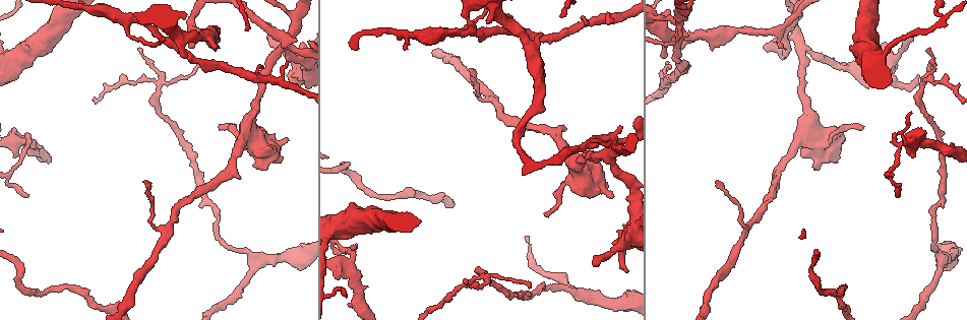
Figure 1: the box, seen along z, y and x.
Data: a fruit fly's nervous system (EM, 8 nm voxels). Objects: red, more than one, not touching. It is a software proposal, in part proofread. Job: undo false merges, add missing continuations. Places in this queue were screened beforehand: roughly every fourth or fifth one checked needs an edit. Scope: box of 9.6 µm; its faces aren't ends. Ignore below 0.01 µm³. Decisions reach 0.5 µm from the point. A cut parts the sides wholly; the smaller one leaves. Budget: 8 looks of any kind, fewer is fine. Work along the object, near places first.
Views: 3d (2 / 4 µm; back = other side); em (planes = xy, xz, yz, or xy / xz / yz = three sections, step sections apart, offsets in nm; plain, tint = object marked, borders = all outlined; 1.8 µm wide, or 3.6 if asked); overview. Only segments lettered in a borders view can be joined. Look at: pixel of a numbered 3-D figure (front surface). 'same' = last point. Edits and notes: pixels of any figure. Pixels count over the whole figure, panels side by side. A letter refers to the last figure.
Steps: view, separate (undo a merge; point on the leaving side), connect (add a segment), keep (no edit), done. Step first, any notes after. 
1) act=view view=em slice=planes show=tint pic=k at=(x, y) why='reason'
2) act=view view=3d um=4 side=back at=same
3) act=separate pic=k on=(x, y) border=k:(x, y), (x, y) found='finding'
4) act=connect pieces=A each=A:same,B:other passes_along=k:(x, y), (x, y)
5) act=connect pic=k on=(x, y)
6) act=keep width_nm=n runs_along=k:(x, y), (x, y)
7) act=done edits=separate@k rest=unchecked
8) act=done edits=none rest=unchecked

act=view view=3d um=4 pic=1 at=(484, 275) why='abrupt turn'

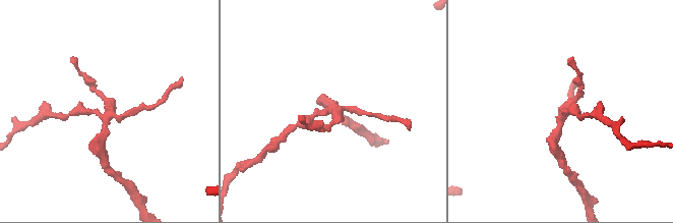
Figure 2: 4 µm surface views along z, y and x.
act=view view=em slice=xz step=4 show=tint pic=2 at=(334, 109)

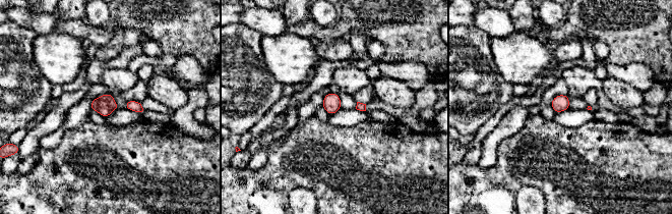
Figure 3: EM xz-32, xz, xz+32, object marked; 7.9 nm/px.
act=view view=em slice=planes show=borders at=same why='another direction'

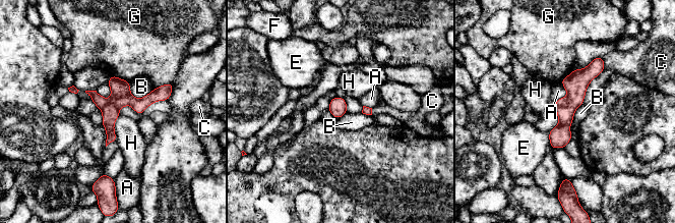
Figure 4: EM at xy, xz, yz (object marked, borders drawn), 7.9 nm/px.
act=separate pic=4 on=(139, 105) each=A:other,B:other,C:other,E:other,F:other,G:other,H:other part_leaving=4:(169, 87), (144, 102), (117, 103) found='a second neuron is stuck on'

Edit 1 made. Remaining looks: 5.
act=view view=overview

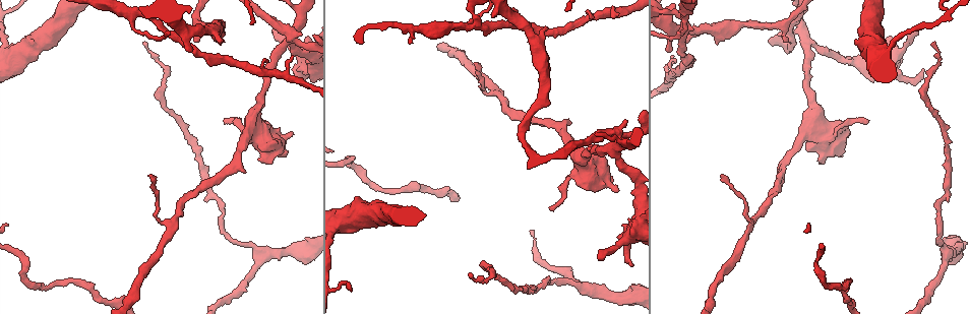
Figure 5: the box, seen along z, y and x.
act=view view=em um=3.6 slice=xy step=8 show=tint pic=5 at=(585, 173) why='two arms at a narrow angle'

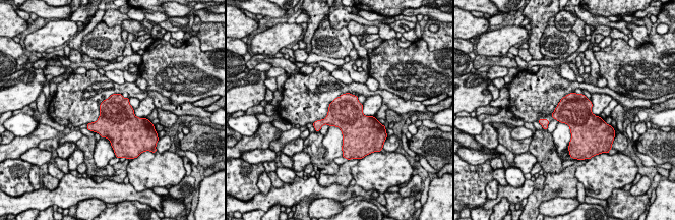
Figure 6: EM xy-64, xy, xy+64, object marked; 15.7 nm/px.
act=view view=em um=3.6 slice=planes show=borders at=same

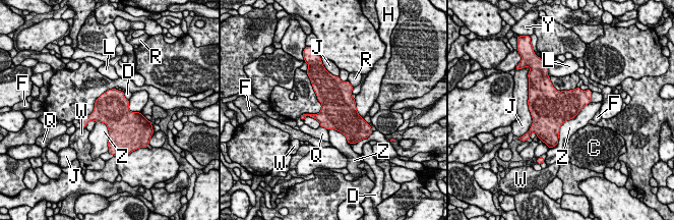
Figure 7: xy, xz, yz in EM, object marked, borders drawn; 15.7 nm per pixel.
act=keep each=C:other,D:other,F:other,H:other,J:other,L:other,Q:other,R:other,W:other,Y:other,Z:other border=7:(590, 102), (562, 123), (557, 143) found='all the same neuron'

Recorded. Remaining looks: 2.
act=view view=em slice=planes show=borders pic=5 at=(170, 223) why='branch point'

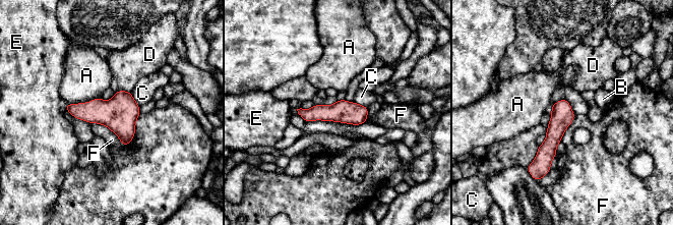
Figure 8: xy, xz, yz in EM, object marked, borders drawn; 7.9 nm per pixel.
act=keep each=A:other,B:other,C:other,D:other,E:other,F:other runs_along=8:(564, 102), (544, 170) found='all the same neuron'

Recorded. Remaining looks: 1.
act=done edits=separate@4 rest=unchecked

